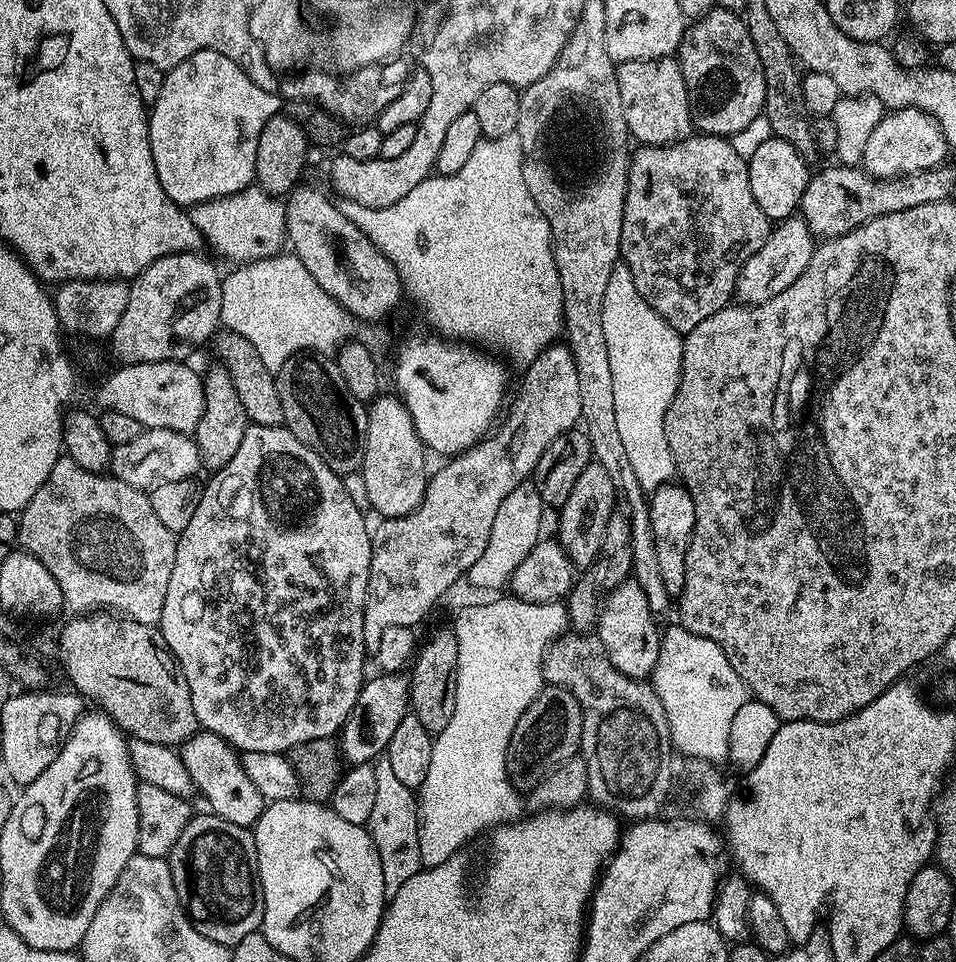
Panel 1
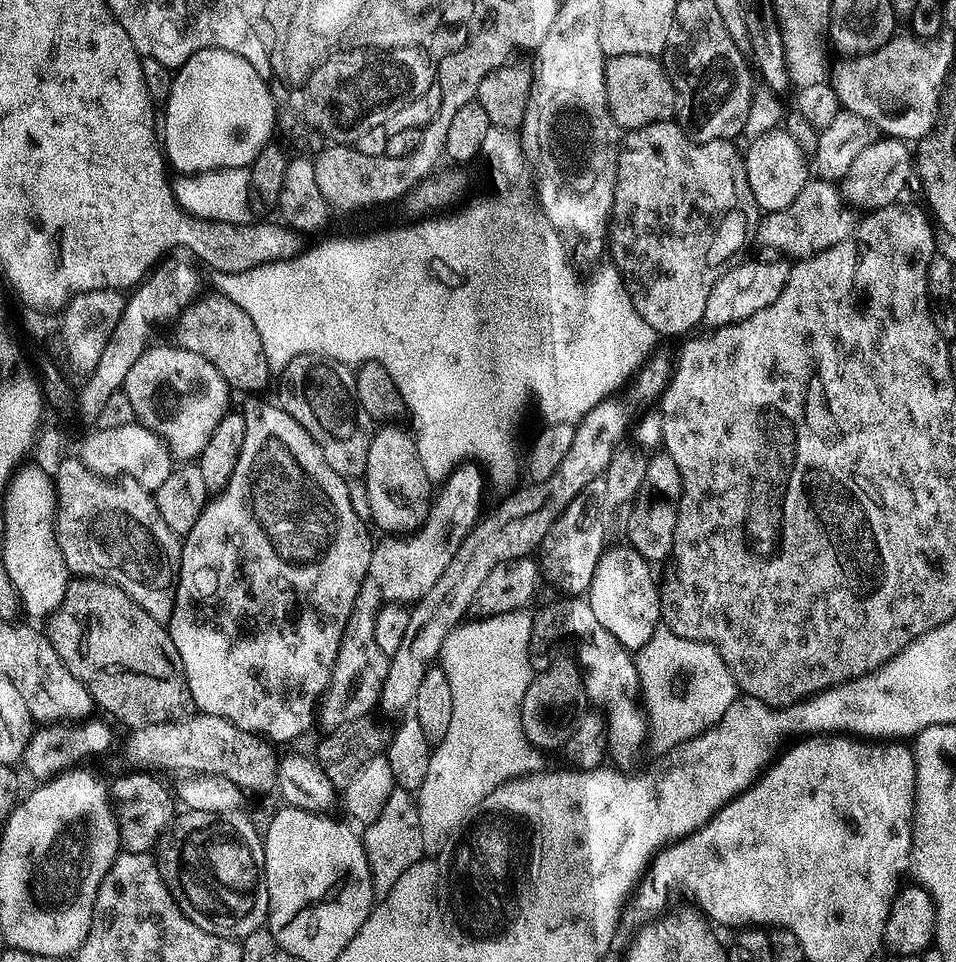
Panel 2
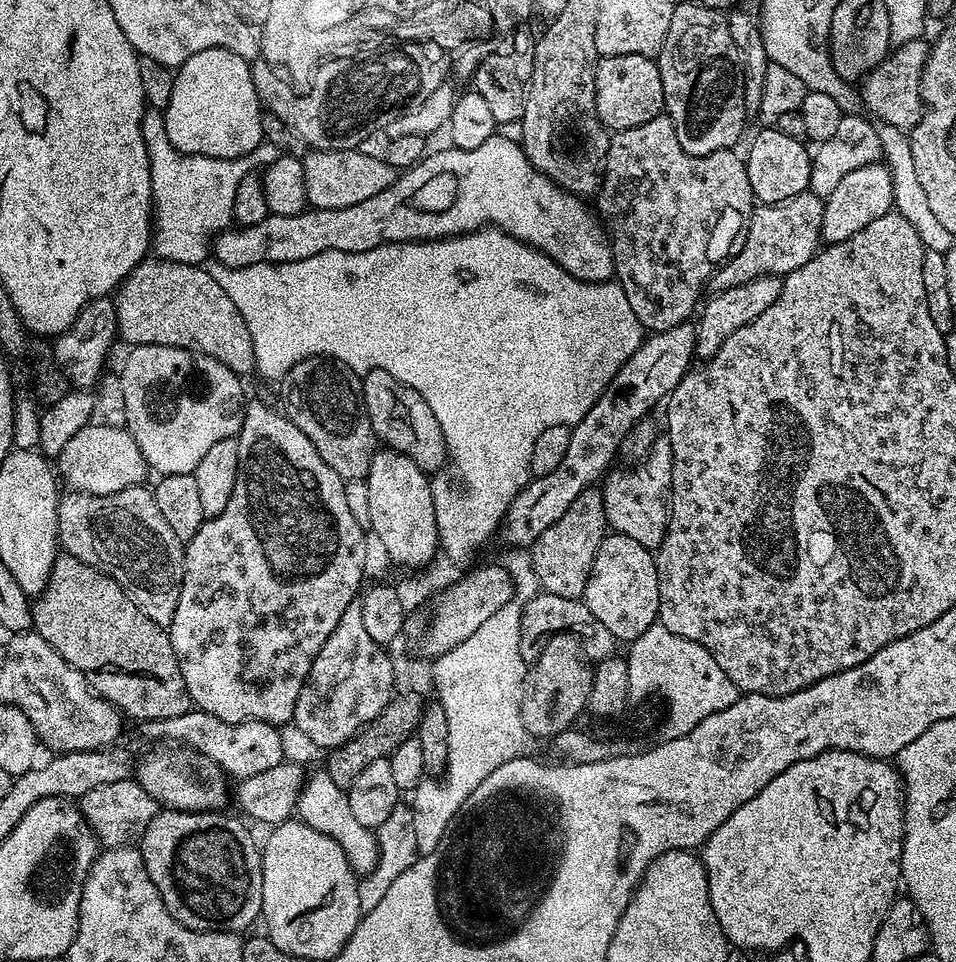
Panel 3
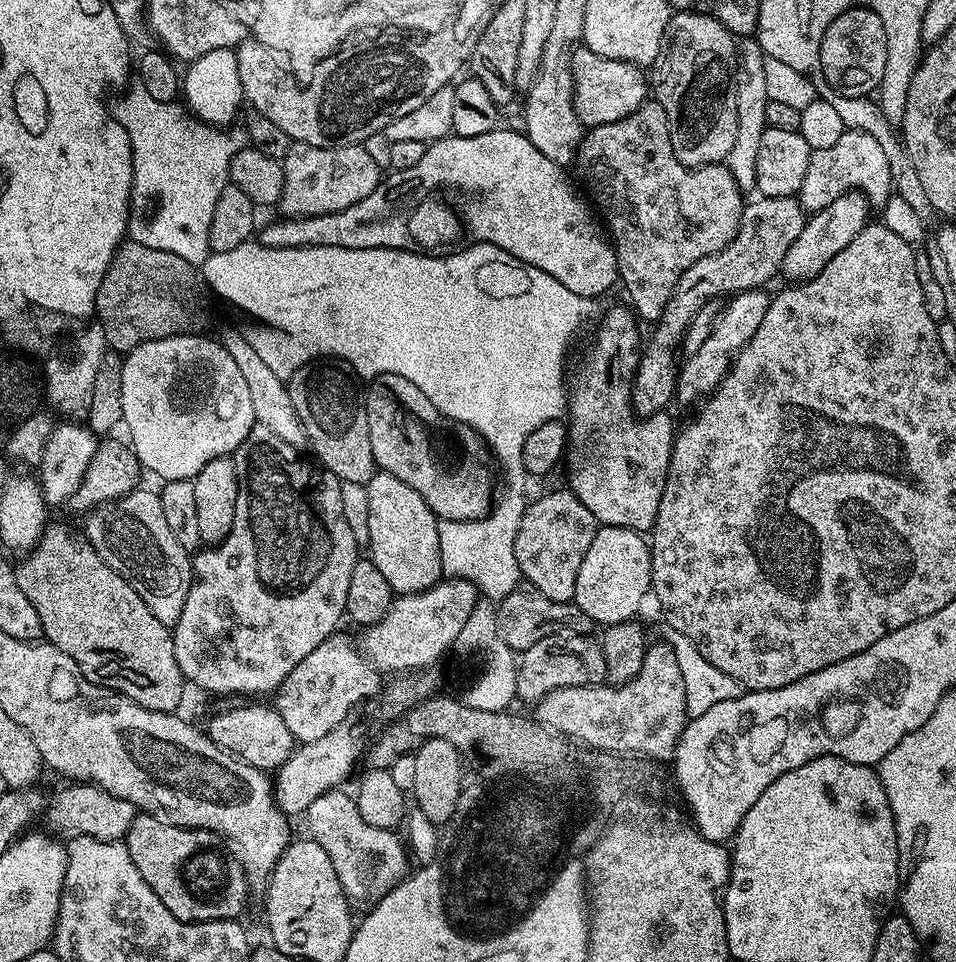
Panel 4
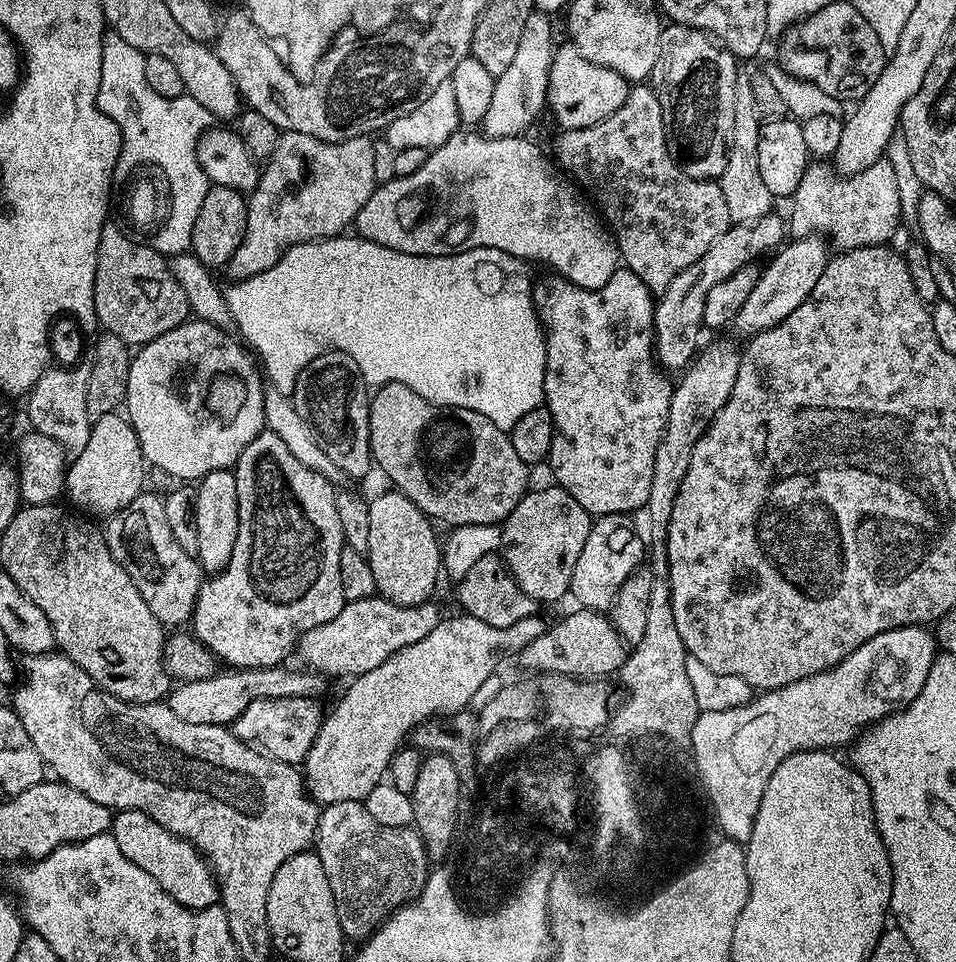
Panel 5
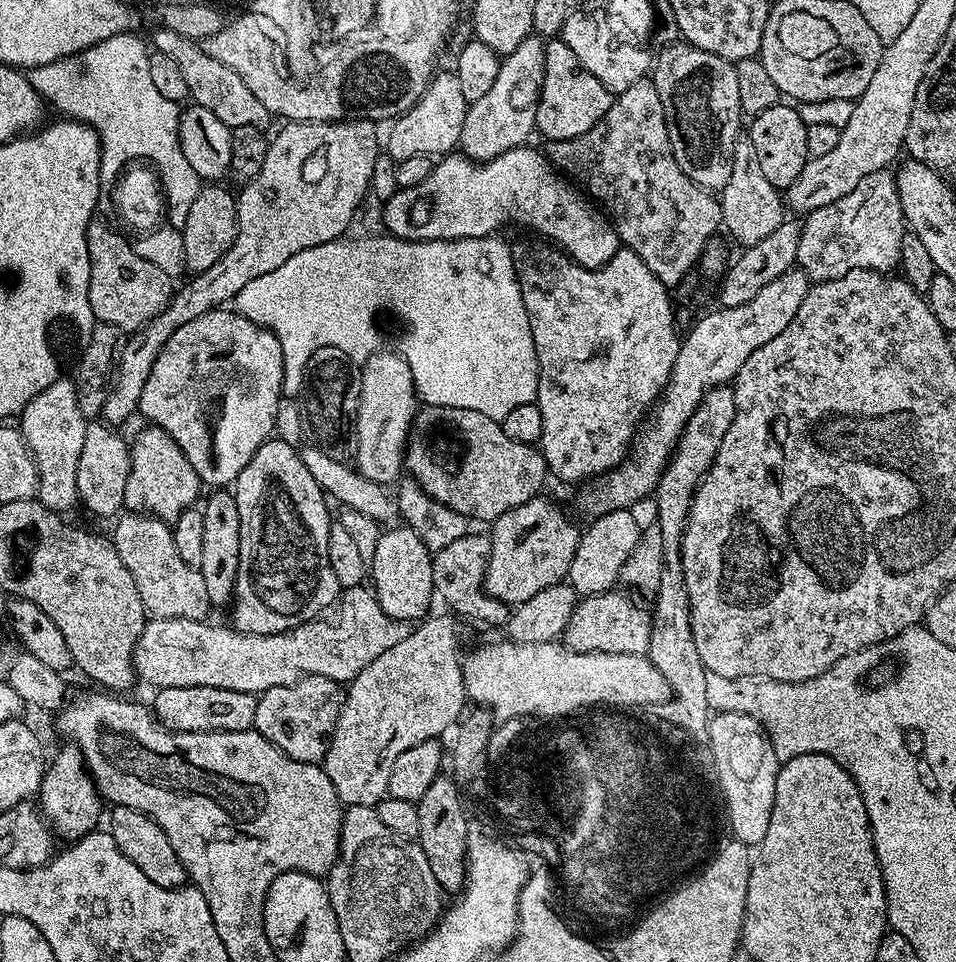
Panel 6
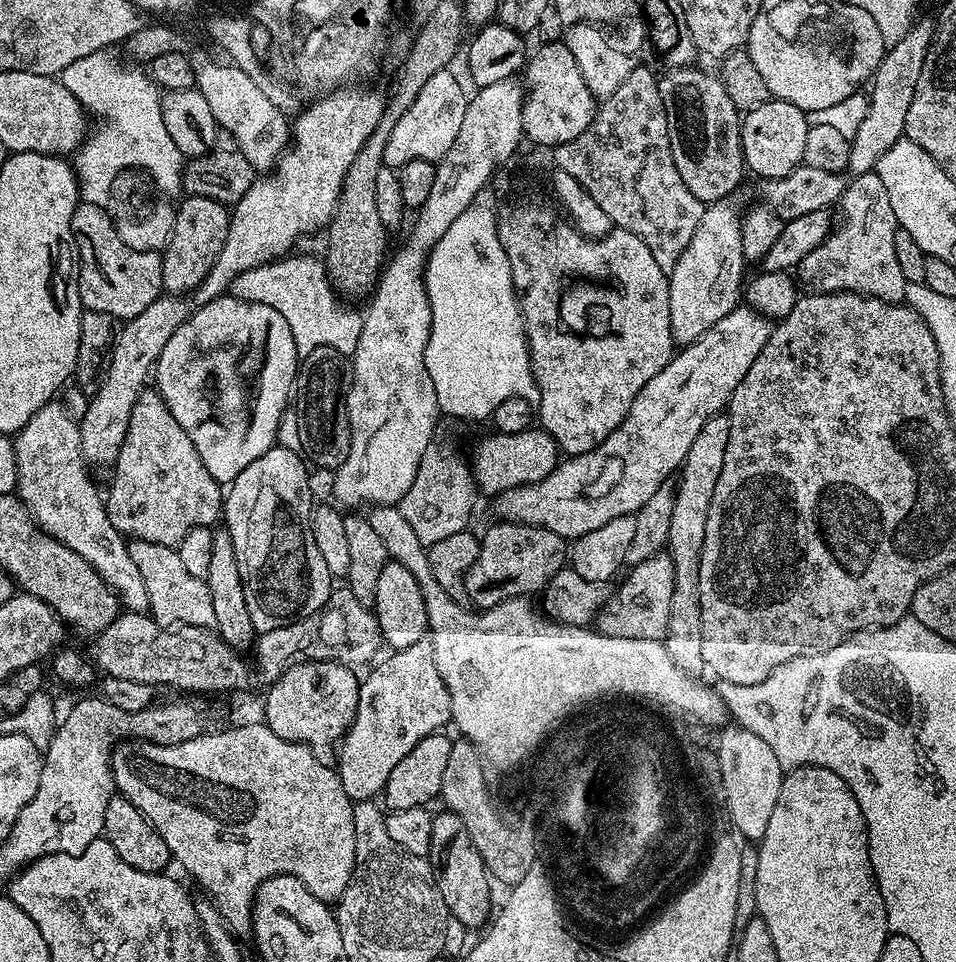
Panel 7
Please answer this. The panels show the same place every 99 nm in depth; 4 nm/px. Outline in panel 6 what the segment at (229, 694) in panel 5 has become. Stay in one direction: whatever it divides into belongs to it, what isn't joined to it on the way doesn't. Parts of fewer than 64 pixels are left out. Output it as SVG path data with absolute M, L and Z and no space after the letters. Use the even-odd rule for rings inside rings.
M174 686L155 693L151 711L171 732L246 732L252 728L256 696L251 692L218 690L214 686Z

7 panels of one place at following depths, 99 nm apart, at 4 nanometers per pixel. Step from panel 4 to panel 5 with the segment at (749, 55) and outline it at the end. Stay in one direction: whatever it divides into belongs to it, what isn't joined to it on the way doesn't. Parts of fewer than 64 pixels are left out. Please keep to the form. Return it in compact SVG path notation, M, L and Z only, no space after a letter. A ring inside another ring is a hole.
M744 70L737 71L734 86L734 130L732 141L728 144L726 170L722 170L718 178L726 206L730 209L730 218L737 224L750 224L773 211L774 198L770 190L766 190L762 174L758 174L758 134L761 123L762 116L752 93L752 76L744 73Z

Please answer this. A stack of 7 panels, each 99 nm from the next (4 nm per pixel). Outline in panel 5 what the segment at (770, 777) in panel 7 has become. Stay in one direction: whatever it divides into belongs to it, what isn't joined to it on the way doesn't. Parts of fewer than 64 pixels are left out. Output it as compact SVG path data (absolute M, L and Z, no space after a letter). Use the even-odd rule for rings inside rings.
M911 624L905 628L886 630L870 638L870 642L858 646L858 650L851 652L829 672L819 672L810 678L802 678L784 688L761 691L747 704L734 706L730 710L701 712L694 722L690 756L707 799L714 809L714 820L716 816L721 830L724 831L721 833L730 840L748 841L754 830L754 818L758 814L766 782L770 782L770 774L778 770L786 757L795 752L840 750L836 748L843 744L851 745L865 730L879 724L888 716L904 711L926 686L937 655L938 641L927 627Z

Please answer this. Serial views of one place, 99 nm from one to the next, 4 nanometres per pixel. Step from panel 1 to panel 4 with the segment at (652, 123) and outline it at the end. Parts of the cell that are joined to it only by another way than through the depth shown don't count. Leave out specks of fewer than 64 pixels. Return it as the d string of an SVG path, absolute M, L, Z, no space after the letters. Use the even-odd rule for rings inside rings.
M583 46L572 51L572 81L572 105L585 129L618 122L618 118L634 114L634 110L638 110L638 106L642 106L650 96L650 80L643 67L614 58L602 58L602 54L594 54L594 50Z

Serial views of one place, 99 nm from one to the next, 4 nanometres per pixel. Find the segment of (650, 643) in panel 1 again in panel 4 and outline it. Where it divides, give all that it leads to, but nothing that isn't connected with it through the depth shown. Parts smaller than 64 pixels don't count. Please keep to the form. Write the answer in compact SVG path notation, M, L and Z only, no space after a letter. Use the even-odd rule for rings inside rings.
M600 526L594 534L594 542L590 542L590 550L586 550L586 558L582 558L582 566L578 570L578 582L574 582L572 600L582 610L589 621L592 619L599 626L609 624L626 624L637 619L644 599L649 599L652 586L652 550L649 541L641 533L622 526Z

